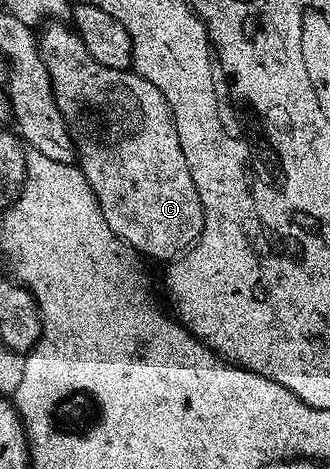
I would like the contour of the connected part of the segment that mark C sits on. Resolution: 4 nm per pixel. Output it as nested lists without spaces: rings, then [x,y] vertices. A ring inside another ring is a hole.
[[[48,22],[43,25],[43,28],[44,33],[42,31],[39,33],[38,43],[42,58],[46,62],[46,70],[52,79],[52,89],[56,95],[58,110],[72,134],[72,146],[78,157],[78,166],[84,171],[84,177],[87,178],[88,184],[94,190],[94,194],[98,198],[98,206],[102,210],[110,230],[119,240],[126,241],[134,251],[139,252],[141,257],[153,256],[156,260],[171,262],[176,257],[183,256],[200,239],[204,225],[204,207],[200,201],[200,191],[194,186],[194,178],[190,178],[190,166],[186,166],[186,154],[182,150],[182,142],[178,142],[176,123],[162,90],[158,90],[158,86],[154,86],[154,82],[146,82],[146,78],[142,78],[134,70],[114,70],[110,66],[102,66],[102,62],[93,58],[90,50],[86,50],[80,35],[67,23]]]

